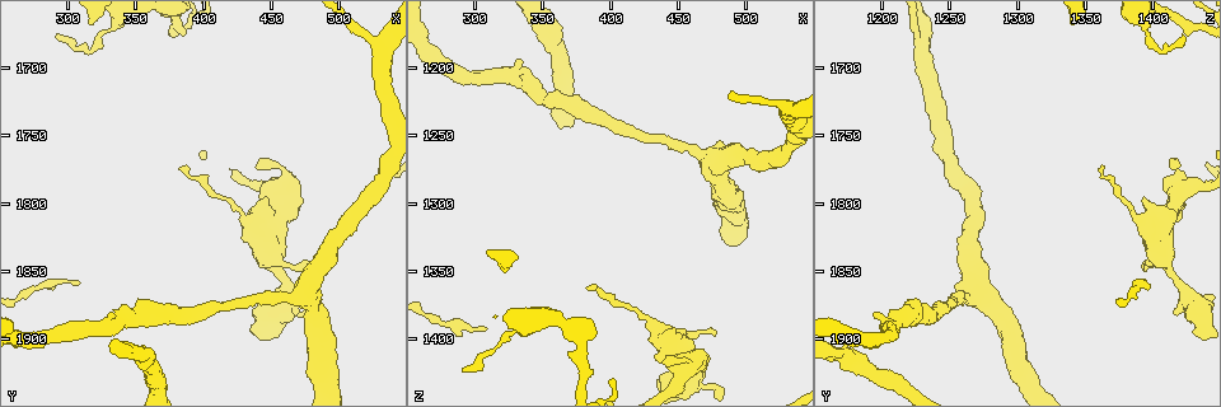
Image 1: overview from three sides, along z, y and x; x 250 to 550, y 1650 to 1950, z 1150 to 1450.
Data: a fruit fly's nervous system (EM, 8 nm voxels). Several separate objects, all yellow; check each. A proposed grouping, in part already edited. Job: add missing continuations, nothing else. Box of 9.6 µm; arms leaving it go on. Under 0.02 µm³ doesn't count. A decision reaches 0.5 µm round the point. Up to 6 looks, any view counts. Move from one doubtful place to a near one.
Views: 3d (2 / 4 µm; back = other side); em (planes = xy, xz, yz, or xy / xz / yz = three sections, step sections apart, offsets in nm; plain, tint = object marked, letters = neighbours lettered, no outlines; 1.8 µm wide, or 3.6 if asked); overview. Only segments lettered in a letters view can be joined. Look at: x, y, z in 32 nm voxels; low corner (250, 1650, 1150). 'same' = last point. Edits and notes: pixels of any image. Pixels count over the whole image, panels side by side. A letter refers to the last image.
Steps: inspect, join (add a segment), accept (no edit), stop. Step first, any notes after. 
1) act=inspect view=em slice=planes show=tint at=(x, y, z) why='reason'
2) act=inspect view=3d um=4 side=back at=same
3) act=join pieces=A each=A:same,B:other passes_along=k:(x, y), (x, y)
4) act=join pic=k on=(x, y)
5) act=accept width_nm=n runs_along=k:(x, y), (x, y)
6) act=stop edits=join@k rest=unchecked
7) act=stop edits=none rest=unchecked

act=inspect view=3d um=4 at=(438, 1774, 1416) why='branch stops here'

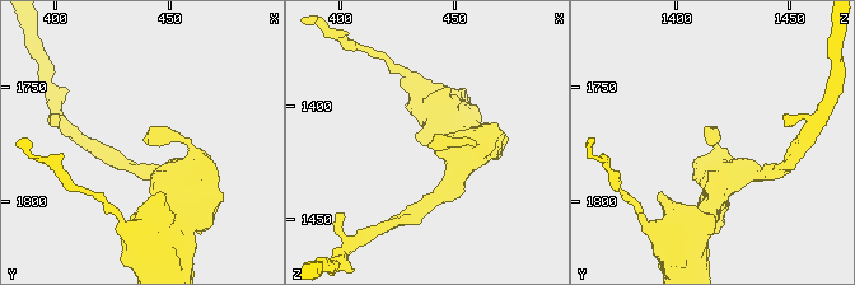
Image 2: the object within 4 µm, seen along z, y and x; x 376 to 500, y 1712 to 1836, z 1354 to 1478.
act=inspect view=em slice=xy step=8 show=letters at=(437, 1773, 1418)

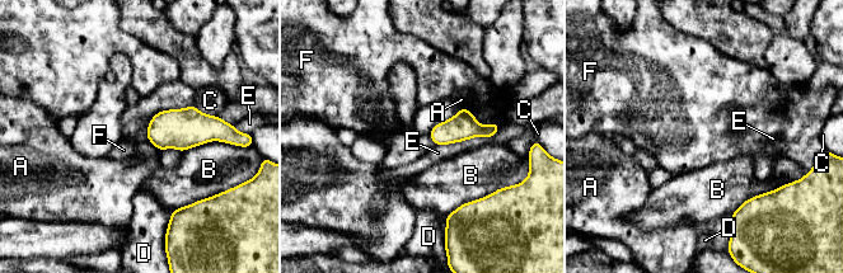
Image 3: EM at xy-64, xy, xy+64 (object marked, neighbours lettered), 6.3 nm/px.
act=inspect view=em slice=planes show=letters at=same why='another direction'

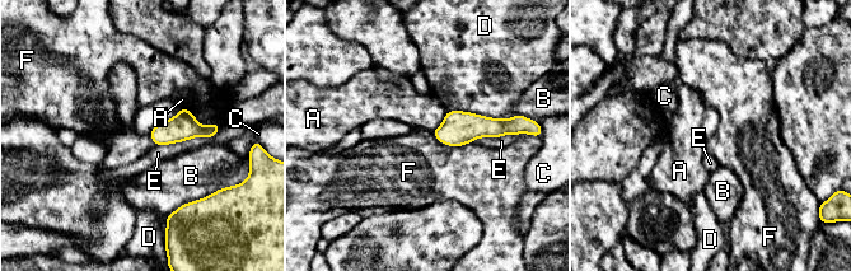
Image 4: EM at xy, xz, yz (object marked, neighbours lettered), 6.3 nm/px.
act=accept each=A:other,B:other,C:other,D:other,E:other,F:other border=4:(183, 107), (202, 125), (220, 125) found='no lettered segment goes on from it'

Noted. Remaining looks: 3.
act=inspect view=3d um=4 at=(326, 1672, 1394) why='thick turns thin'

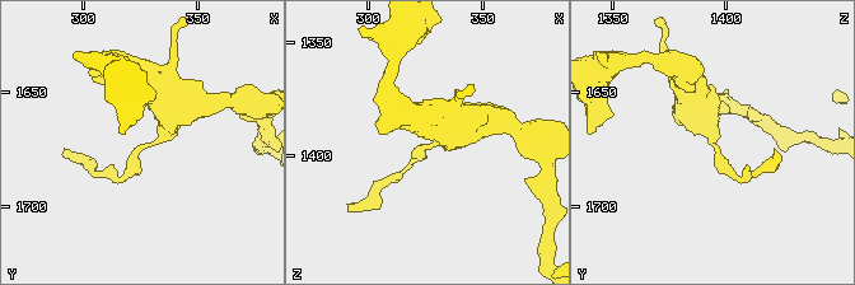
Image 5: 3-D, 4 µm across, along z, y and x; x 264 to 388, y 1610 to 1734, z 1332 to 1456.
act=inspect view=em slice=xy step=4 show=tint at=(327, 1674, 1393) why='need the tissue'

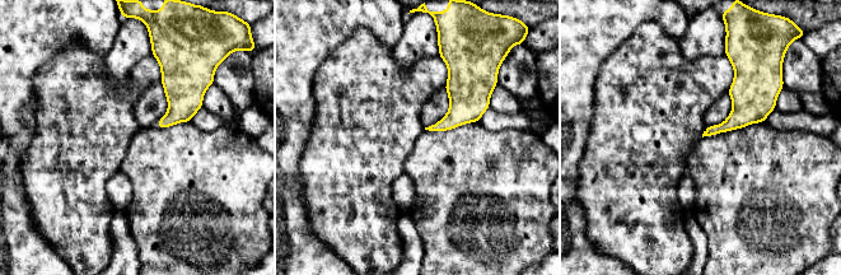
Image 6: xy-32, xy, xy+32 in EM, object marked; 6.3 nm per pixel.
act=inspect view=em slice=xz step=8 show=letters at=same why='another direction'

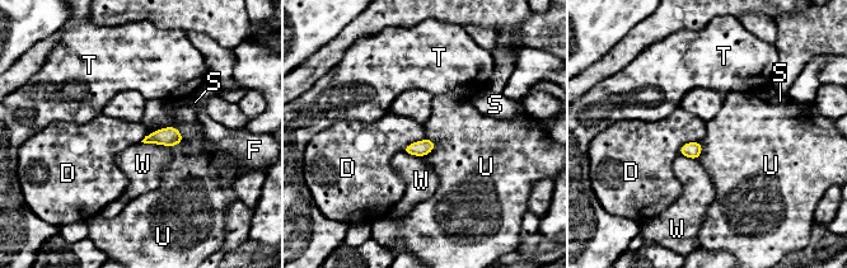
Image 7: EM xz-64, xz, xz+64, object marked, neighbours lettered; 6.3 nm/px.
act=accept longest_contact=W:180nm each=D:other,F:other,S:other,T:other,U:other,W:other border=7:(698, 141), (686, 142), (678, 154) found='none of them fits'

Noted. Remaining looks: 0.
act=stop edits=none rest=unchecked

